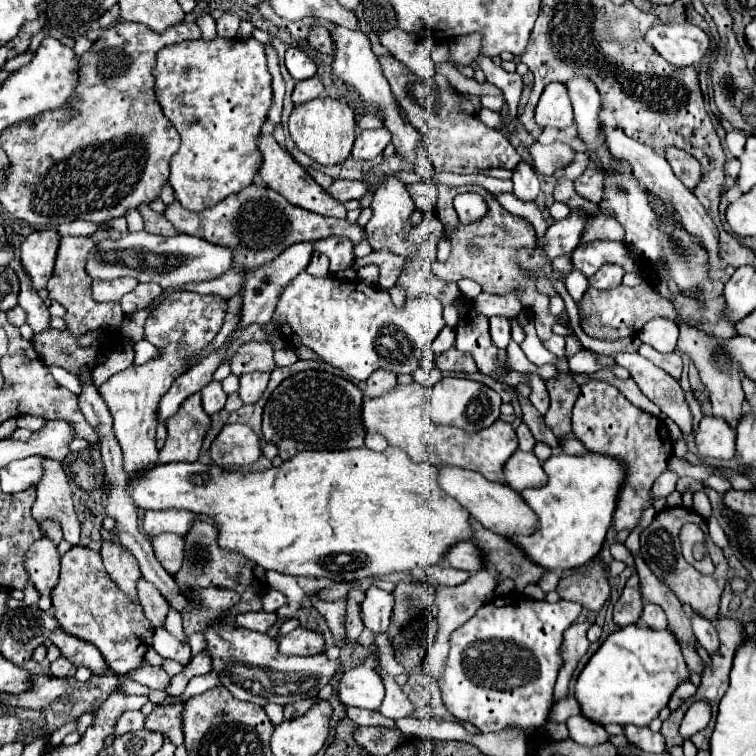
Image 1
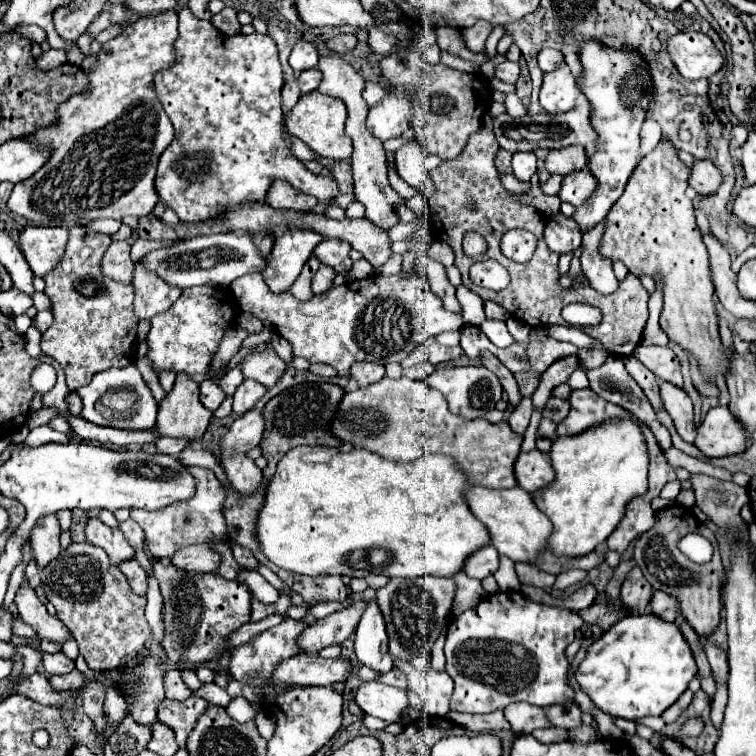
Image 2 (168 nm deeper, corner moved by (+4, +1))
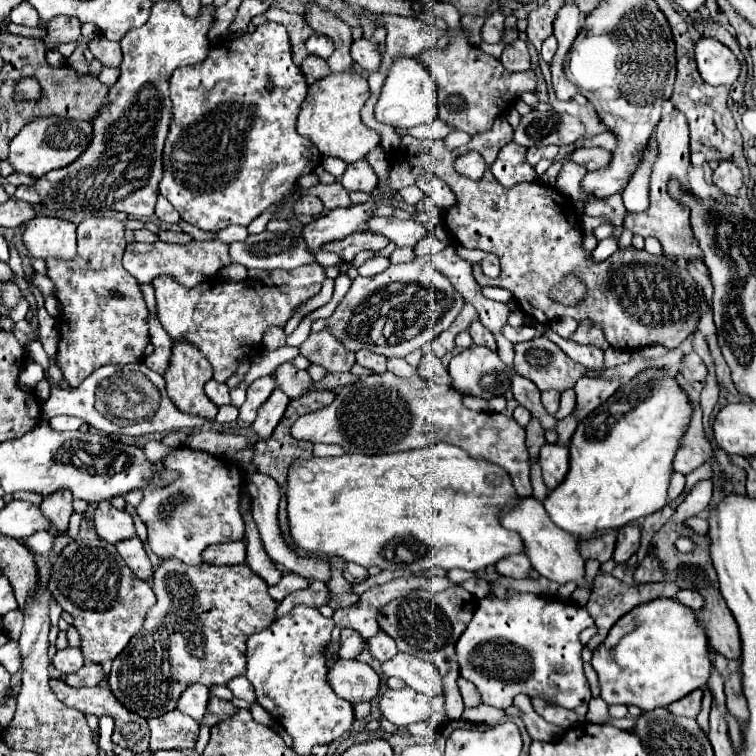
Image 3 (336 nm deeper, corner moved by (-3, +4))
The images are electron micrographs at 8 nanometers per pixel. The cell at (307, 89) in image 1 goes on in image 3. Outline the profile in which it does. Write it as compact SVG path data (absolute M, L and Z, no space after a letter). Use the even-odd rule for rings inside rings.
M306 55L304 61L302 61L302 65L300 65L300 69L302 69L304 75L312 75L314 79L322 79L322 77L330 75L328 63L324 59L316 57L316 55Z

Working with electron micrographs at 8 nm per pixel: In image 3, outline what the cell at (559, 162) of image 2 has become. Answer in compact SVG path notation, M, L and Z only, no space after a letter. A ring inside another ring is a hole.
M580 147L572 153L572 161L586 167L588 171L606 167L610 163L610 159L612 159L612 153L606 149L600 149L600 147Z

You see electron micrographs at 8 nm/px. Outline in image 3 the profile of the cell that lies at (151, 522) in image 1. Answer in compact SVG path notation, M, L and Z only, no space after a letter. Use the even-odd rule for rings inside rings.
M178 447L172 451L174 453L168 453L162 459L162 465L168 471L176 471L178 477L164 487L146 485L144 487L144 499L140 501L136 511L138 511L140 519L146 523L148 545L150 545L152 553L156 553L160 559L172 557L172 559L180 559L186 565L202 565L204 563L202 551L208 545L244 539L244 521L240 515L240 495L242 495L242 489L246 485L246 477L244 477L242 467L236 465L234 461L226 461L226 459L216 457L216 455L196 451L190 447Z

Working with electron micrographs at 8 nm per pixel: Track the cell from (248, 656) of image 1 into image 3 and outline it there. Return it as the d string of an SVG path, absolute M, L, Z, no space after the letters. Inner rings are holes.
M340 659L328 671L328 683L332 689L352 705L360 701L372 701L380 691L378 673L362 661Z

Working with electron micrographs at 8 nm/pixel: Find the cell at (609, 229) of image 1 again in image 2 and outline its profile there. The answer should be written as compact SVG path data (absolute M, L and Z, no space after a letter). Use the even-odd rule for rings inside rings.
M665 140L659 142L633 170L623 196L609 210L599 252L605 258L621 260L637 278L661 276L663 332L669 336L669 342L679 344L695 356L705 382L715 382L721 380L721 376L727 376L729 356L721 352L713 284L709 280L709 256L701 242L693 204L687 198L685 188L687 166L675 156L673 144Z

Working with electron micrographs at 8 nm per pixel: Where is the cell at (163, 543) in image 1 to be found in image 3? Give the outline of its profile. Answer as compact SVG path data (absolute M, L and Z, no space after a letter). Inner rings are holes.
M228 541L220 545L210 545L204 551L204 561L206 563L216 563L216 565L236 565L246 561L246 543L244 541Z

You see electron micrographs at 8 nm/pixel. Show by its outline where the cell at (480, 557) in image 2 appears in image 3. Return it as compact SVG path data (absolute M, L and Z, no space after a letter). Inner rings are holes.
M516 555L516 557L506 557L504 561L496 563L496 569L500 575L506 575L506 577L512 577L512 579L526 579L530 569L532 569L532 563L528 559L528 555L524 557L522 555Z

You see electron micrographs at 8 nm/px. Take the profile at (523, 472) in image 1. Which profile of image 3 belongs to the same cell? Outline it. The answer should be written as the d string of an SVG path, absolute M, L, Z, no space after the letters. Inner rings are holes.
M546 443L540 449L540 467L542 467L542 475L544 475L544 483L548 485L548 489L556 489L566 473L568 473L568 447L560 445L560 443Z

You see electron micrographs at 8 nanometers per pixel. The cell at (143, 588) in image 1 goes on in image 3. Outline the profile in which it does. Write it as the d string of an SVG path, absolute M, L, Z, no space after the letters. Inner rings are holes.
M132 537L132 539L120 541L120 543L116 543L116 549L118 549L120 557L126 561L126 565L140 579L148 579L152 575L152 563L148 559L148 553L144 551L144 545L142 545L140 537Z

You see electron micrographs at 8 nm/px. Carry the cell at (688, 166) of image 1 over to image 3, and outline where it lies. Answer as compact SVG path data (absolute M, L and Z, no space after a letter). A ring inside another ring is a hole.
M722 161L712 177L714 185L728 197L736 197L742 187L742 171L732 161Z

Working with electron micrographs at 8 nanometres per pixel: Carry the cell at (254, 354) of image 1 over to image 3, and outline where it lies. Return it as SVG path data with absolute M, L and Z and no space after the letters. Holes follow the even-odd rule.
M292 363L280 365L272 375L276 377L278 387L284 389L284 393L288 393L290 399L302 397L302 395L306 395L308 391L314 389L314 381L310 379L308 371L296 369Z

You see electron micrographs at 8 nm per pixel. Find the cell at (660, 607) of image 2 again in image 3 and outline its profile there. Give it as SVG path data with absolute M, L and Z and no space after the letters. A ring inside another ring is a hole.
M682 589L682 591L676 595L676 599L680 599L680 603L684 603L686 607L690 607L690 609L694 609L694 611L702 609L702 605L704 605L704 597L702 597L700 593L692 591L692 589Z

